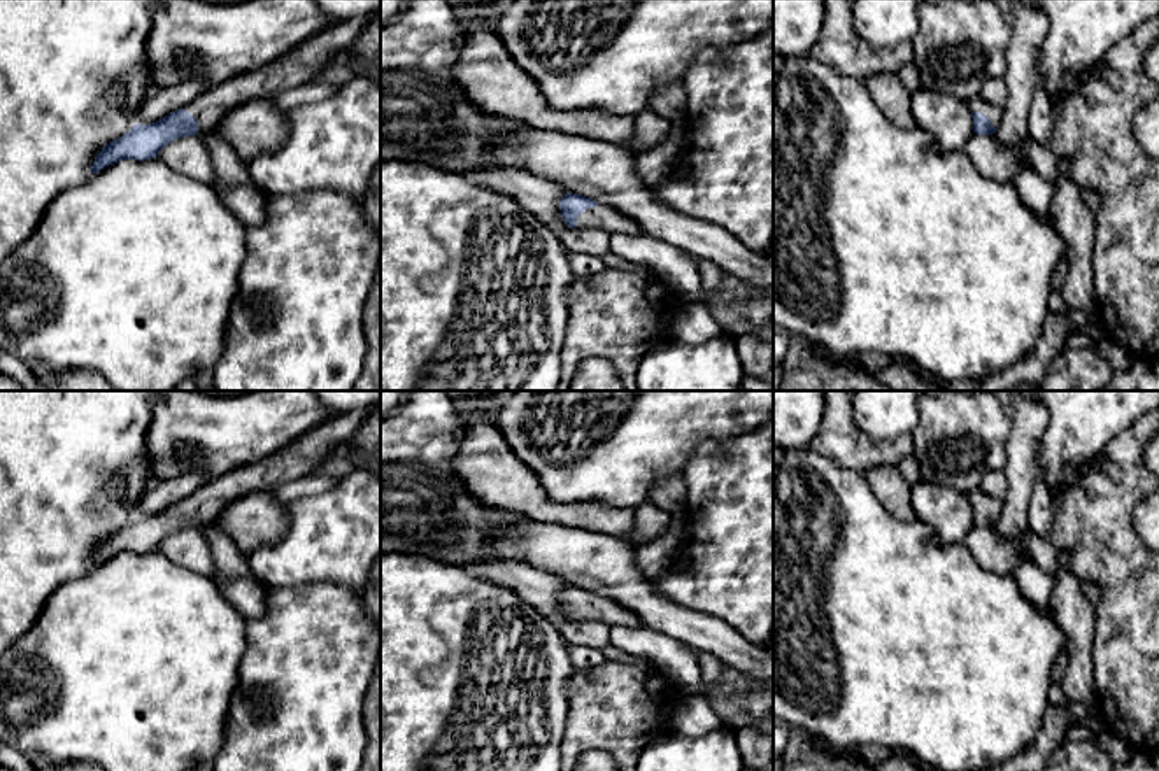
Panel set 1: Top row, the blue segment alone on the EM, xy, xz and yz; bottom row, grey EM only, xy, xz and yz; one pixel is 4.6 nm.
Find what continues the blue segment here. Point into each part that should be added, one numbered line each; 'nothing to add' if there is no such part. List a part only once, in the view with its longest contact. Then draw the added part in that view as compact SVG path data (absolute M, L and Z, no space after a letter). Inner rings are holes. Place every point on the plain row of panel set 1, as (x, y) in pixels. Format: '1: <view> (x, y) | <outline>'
1: xz (602, 608) | M600 596L593 601L586 601L577 610L577 620L601 620L612 626L640 627L642 622L629 608L621 606L619 603Z

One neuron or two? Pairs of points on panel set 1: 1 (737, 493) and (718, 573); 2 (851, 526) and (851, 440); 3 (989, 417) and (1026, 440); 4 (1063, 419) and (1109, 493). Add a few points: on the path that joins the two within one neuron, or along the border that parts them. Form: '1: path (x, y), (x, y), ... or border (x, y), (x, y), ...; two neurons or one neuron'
1: path (737, 512), (737, 554); one neuron
2: border (814, 451), (840, 466), (863, 473); two neurons
3: border (1012, 417), (1003, 470); two neurons
4: border (1119, 433), (1082, 475), (1061, 491); two neurons

